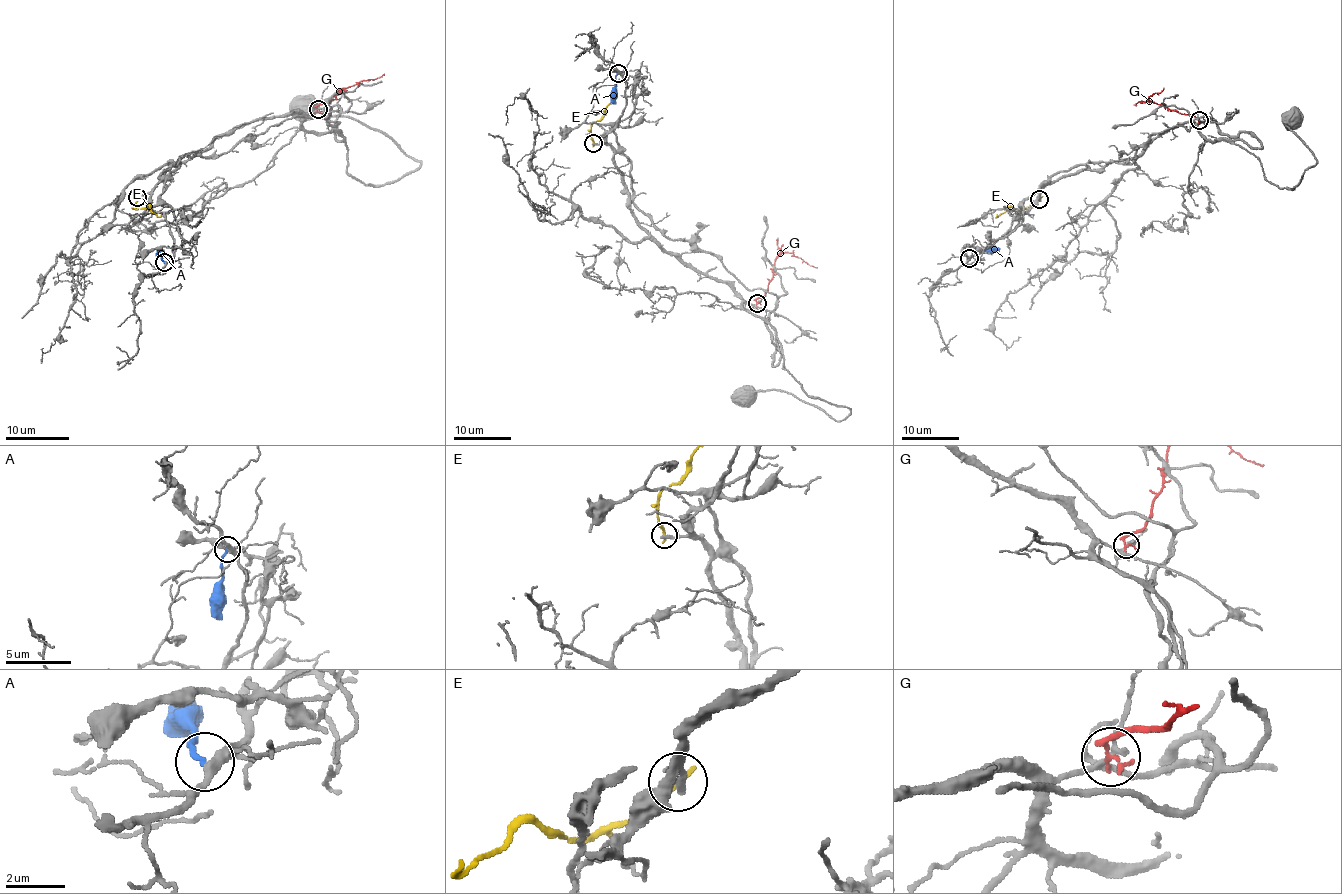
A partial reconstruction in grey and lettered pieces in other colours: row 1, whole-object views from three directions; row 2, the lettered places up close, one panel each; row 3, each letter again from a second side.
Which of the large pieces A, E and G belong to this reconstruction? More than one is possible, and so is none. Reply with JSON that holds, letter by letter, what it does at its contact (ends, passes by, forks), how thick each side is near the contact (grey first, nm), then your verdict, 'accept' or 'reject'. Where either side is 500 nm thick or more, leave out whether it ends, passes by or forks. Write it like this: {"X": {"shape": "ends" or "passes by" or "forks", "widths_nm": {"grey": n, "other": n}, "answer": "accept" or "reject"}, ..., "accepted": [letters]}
{"A": {"shape": "ends", "widths_nm": {"grey": 280, "other": 170}, "answer": "reject"}, "E": {"shape": "ends", "widths_nm": {"grey": 220, "other": 240}, "answer": "reject"}, "G": {"shape": "ends", "widths_nm": {"grey": 150, "other": 220}, "answer": "reject"}, "accepted": []}

